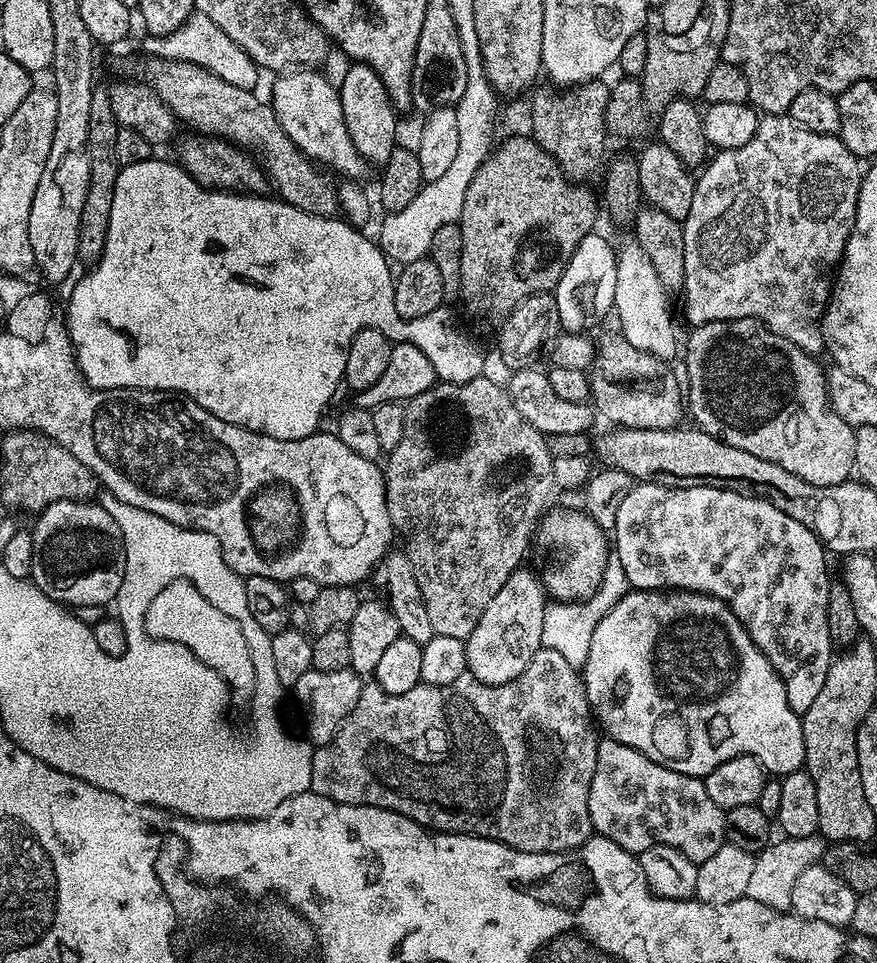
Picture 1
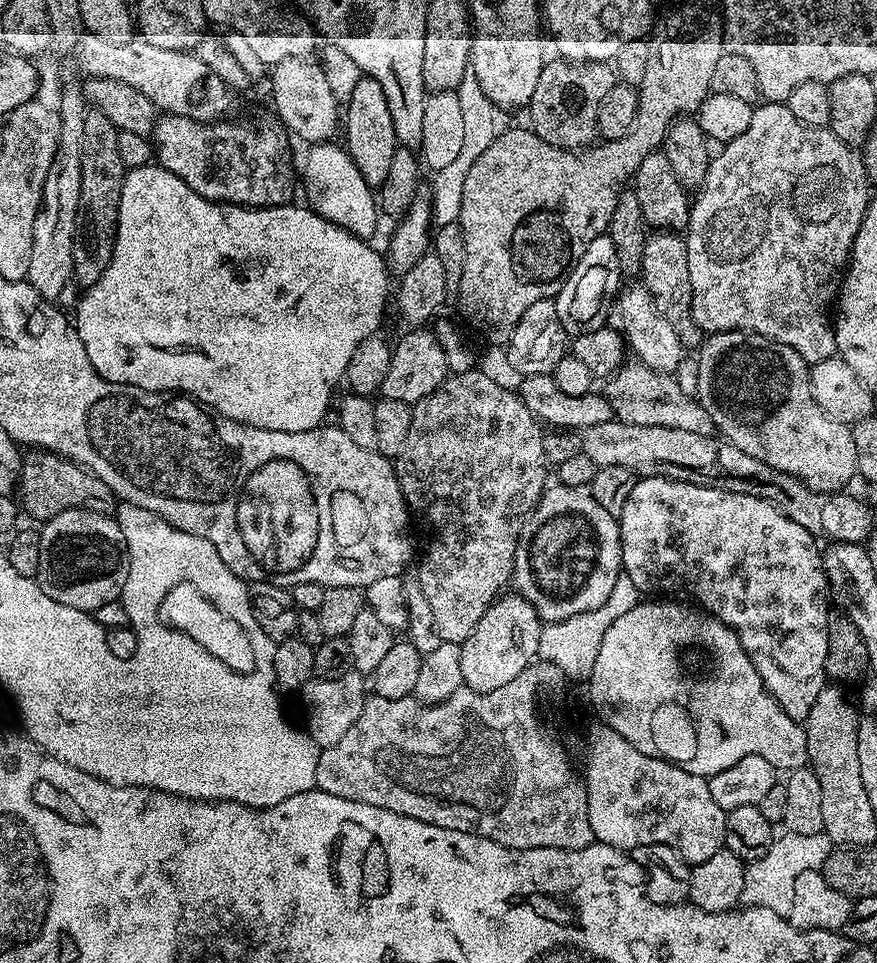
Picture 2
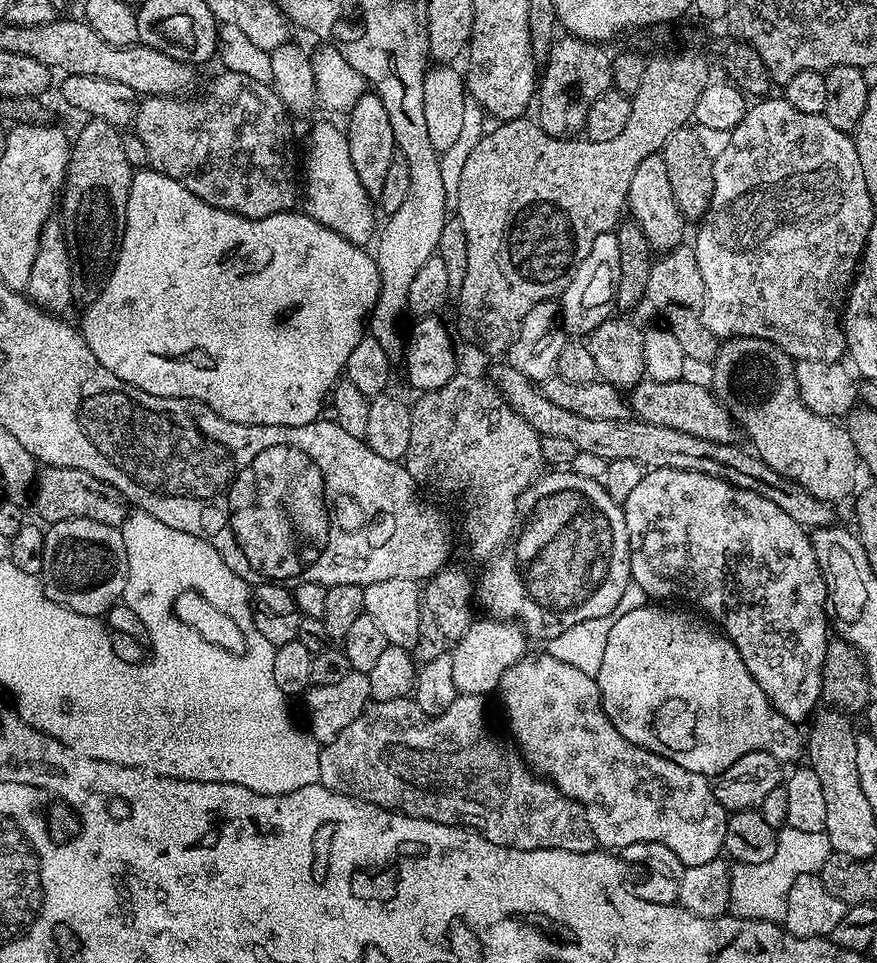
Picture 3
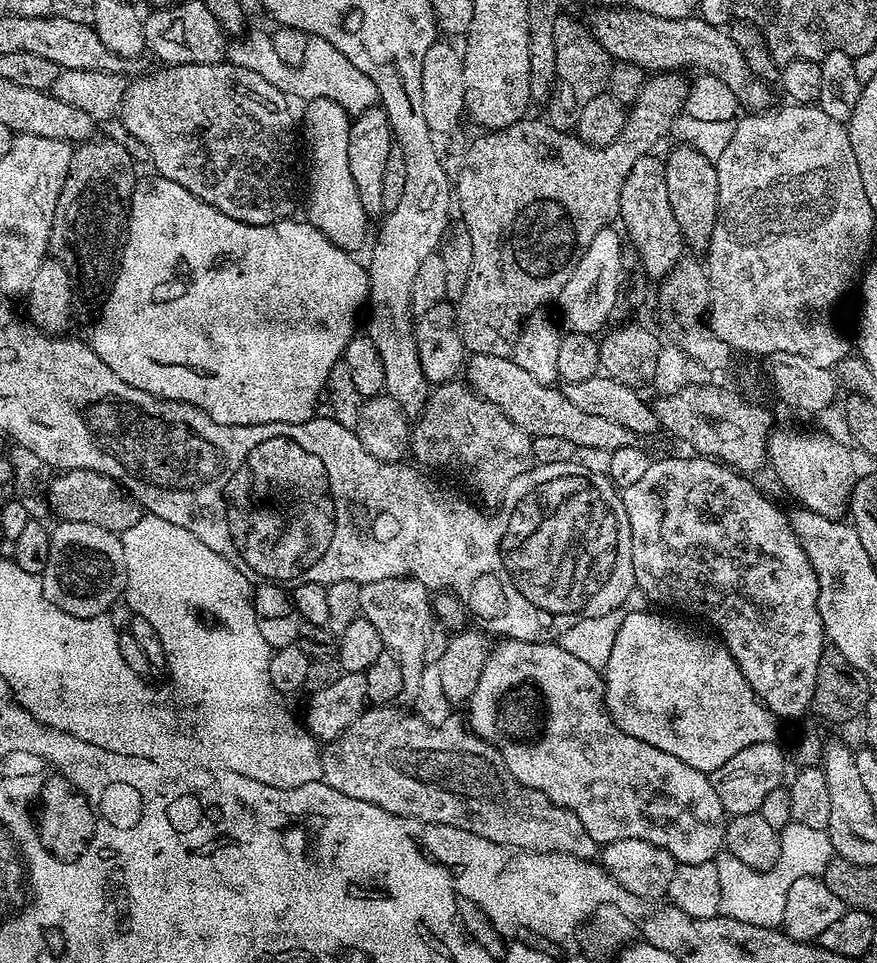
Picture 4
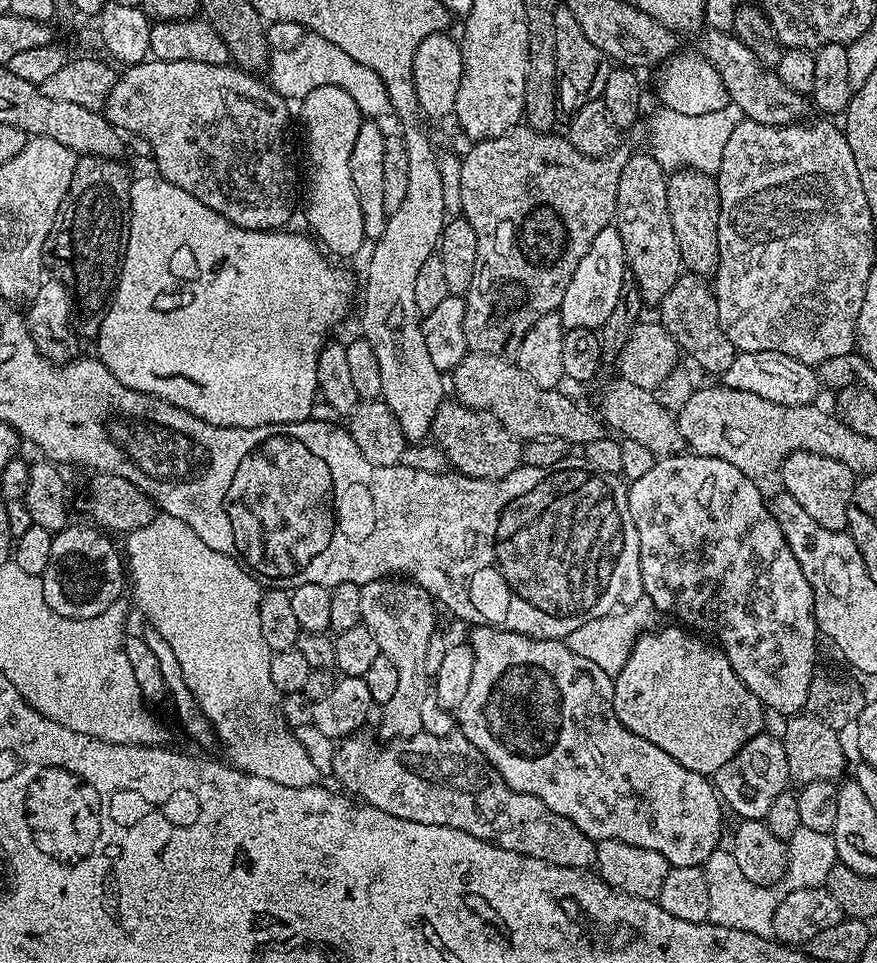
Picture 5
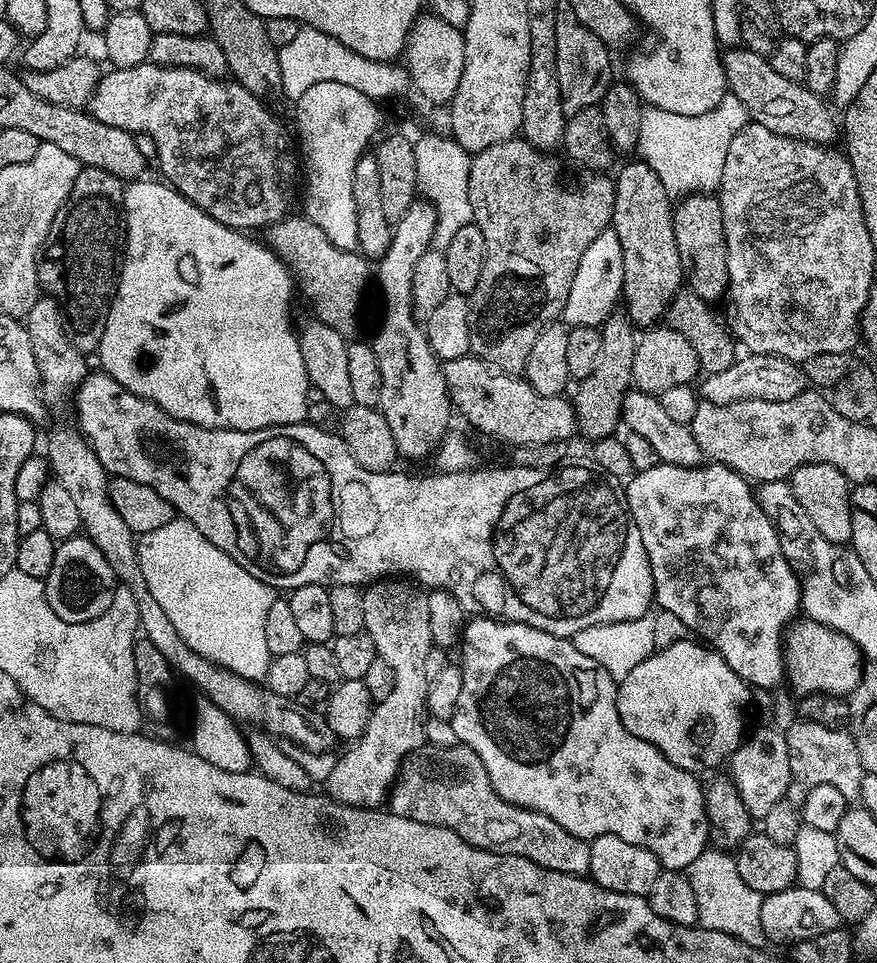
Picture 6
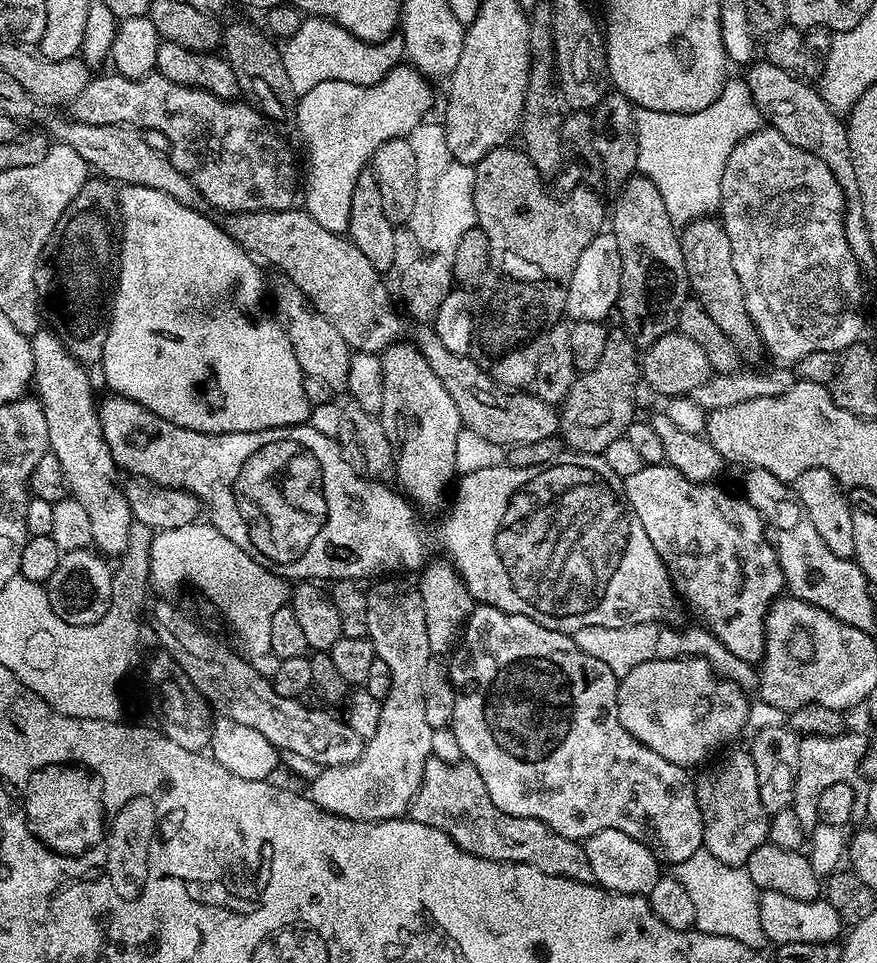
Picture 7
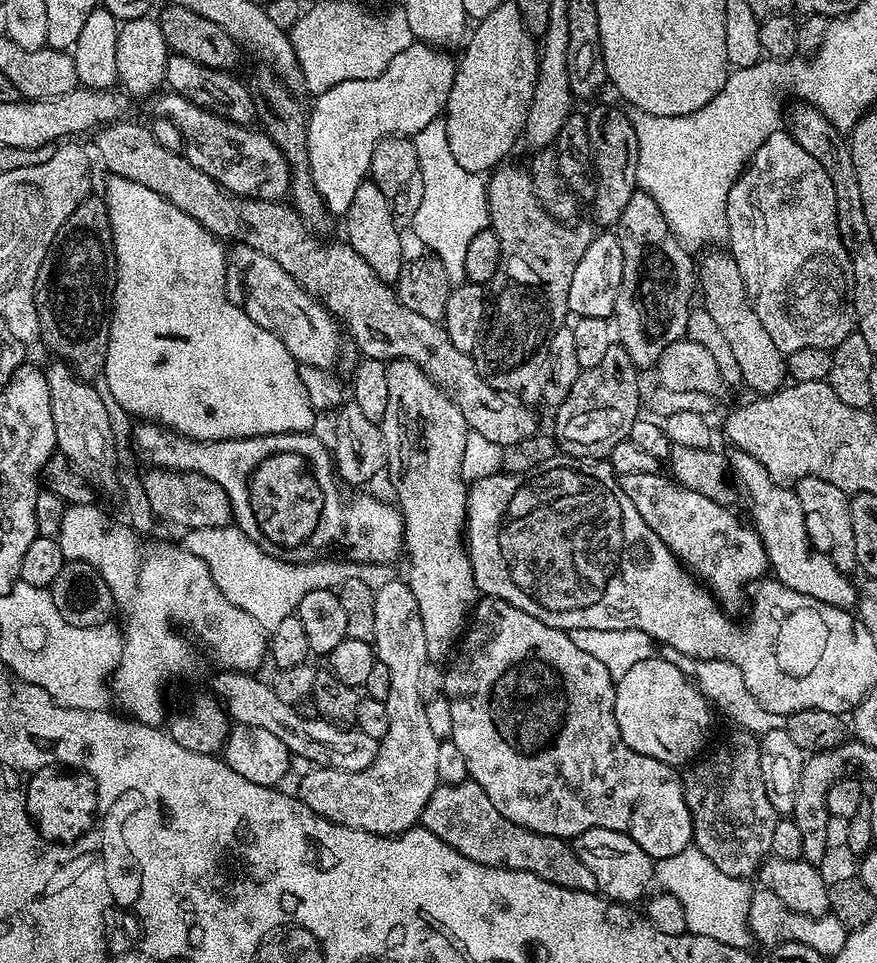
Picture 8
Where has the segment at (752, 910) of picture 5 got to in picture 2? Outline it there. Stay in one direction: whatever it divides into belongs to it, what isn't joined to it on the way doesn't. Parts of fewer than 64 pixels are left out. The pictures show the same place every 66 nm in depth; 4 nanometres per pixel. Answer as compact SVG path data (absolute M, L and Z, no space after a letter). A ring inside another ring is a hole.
M824 831L818 834L784 832L777 835L770 850L766 850L762 858L751 861L745 867L740 904L750 908L760 906L766 910L774 910L774 914L786 918L794 903L794 882L798 874L806 874L806 870L821 871L833 850L832 840Z

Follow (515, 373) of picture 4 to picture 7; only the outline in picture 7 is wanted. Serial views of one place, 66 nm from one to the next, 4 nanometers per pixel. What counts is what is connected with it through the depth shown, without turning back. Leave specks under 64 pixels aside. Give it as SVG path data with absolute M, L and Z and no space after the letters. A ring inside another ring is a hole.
M424 326L414 337L414 343L420 349L422 358L430 364L430 370L438 374L438 382L446 386L446 394L454 398L458 406L461 425L469 428L481 438L503 446L542 442L542 438L556 436L560 427L560 418L553 405L542 402L528 390L509 390L491 380L472 359L471 355L450 354L446 346L438 339L435 327Z

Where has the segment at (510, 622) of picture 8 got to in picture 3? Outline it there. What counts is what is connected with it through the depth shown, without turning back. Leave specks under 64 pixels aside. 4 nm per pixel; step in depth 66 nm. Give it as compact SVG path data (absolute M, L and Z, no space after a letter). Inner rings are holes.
M525 654L502 674L499 696L508 728L516 739L515 747L525 764L550 781L563 796L580 803L601 849L622 850L634 846L634 842L658 842L669 848L685 868L702 866L702 862L717 859L724 852L729 813L716 801L709 777L694 774L694 770L686 770L686 766L678 766L678 762L670 762L649 748L622 738L604 713L593 677L574 670L574 666L566 666L566 662L558 662L553 656Z

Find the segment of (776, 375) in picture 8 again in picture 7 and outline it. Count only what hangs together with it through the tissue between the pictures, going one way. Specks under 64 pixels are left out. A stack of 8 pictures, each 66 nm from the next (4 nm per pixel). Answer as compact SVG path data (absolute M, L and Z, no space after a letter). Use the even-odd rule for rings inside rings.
M716 218L694 220L679 233L680 249L684 265L688 271L688 286L691 295L699 300L702 310L714 318L718 330L734 342L741 361L756 366L760 359L765 359L766 349L750 314L746 310L746 298L742 282L738 282L738 270L734 270L734 253L730 250L730 238L723 223Z

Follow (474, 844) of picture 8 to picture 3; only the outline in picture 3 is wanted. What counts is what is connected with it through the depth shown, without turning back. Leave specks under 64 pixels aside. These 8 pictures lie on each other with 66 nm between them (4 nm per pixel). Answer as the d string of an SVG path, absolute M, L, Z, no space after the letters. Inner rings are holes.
M457 694L454 702L450 702L450 706L446 710L442 710L442 714L437 716L428 716L421 708L415 707L411 699L391 700L390 702L377 700L369 703L364 713L358 718L354 718L354 722L350 722L350 726L346 726L346 730L342 730L342 734L338 734L338 738L334 738L334 742L321 747L320 761L318 762L319 783L325 784L326 787L338 794L346 794L356 800L365 800L371 804L377 804L380 808L399 809L405 816L413 816L419 820L429 820L439 824L455 824L461 828L479 832L480 835L498 846L517 848L518 850L597 851L598 845L594 838L594 830L590 830L590 822L586 822L586 814L580 803L577 800L571 800L568 796L563 796L550 781L545 780L543 776L536 775L525 764L523 756L515 747L509 746L507 748L506 745L496 741L495 734L488 732L488 724L484 721L484 703L486 703L485 697Z

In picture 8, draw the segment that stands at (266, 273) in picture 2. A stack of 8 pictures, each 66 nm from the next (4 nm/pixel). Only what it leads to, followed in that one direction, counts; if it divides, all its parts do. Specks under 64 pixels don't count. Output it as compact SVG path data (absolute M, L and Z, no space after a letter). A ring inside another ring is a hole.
M109 175L107 179L108 185L102 189L102 195L108 207L112 245L116 251L116 287L112 293L108 353L103 372L117 407L129 417L140 416L136 418L144 422L155 422L169 432L177 432L178 435L188 436L192 440L241 440L283 432L308 432L317 411L312 408L306 389L302 386L296 359L290 354L290 350L286 350L286 346L282 346L279 338L270 330L262 330L262 326L255 324L243 310L232 312L232 304L224 293L224 267L229 267L230 264L225 245L217 237L211 236L201 224L194 222L190 214L182 214L178 206L162 198L162 194L154 194L154 190L146 190L146 186L138 186L138 182L130 178Z

